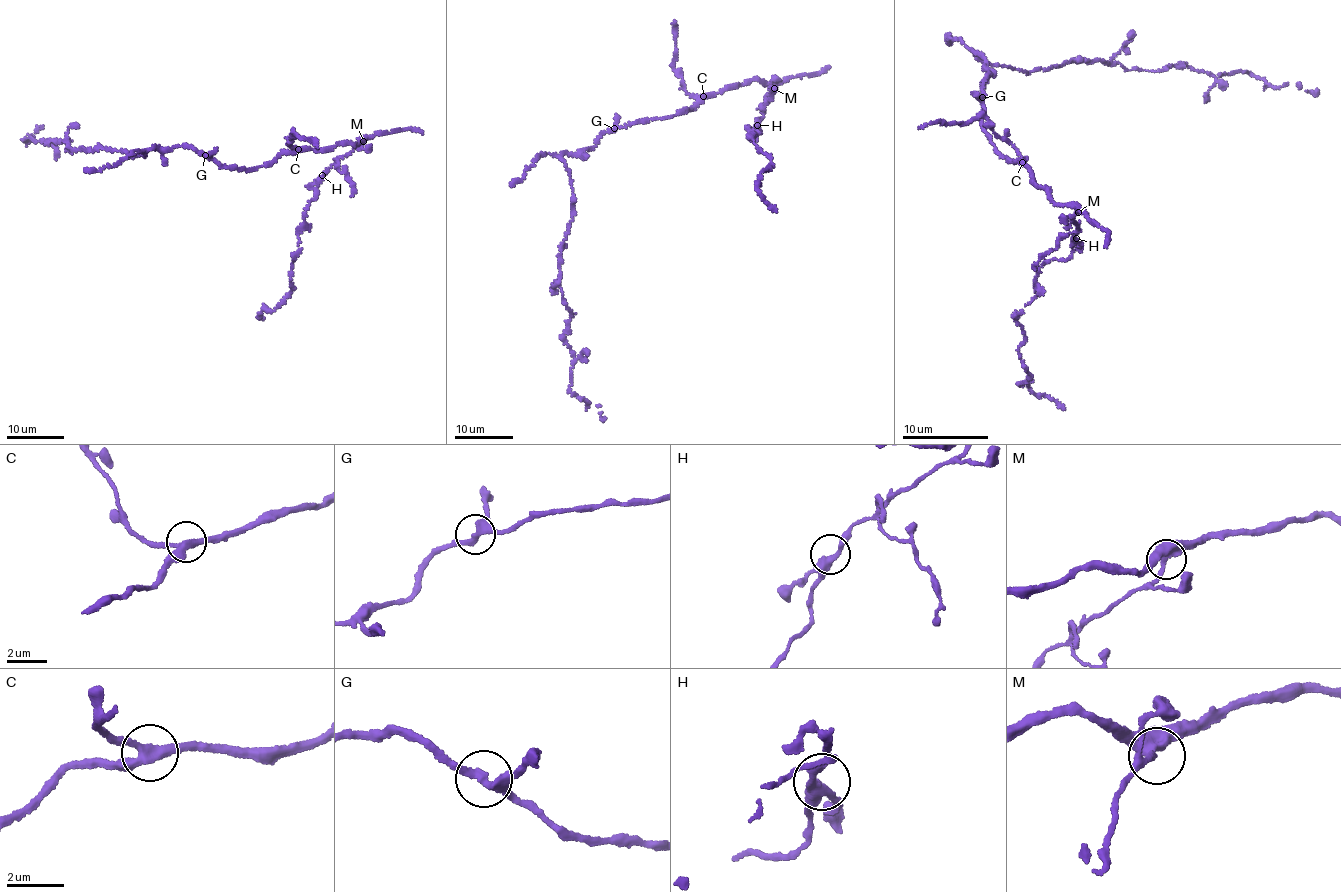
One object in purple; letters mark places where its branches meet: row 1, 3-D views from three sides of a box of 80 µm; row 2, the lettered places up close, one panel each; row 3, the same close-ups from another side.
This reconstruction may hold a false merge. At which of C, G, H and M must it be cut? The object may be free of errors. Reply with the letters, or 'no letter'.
no letter

